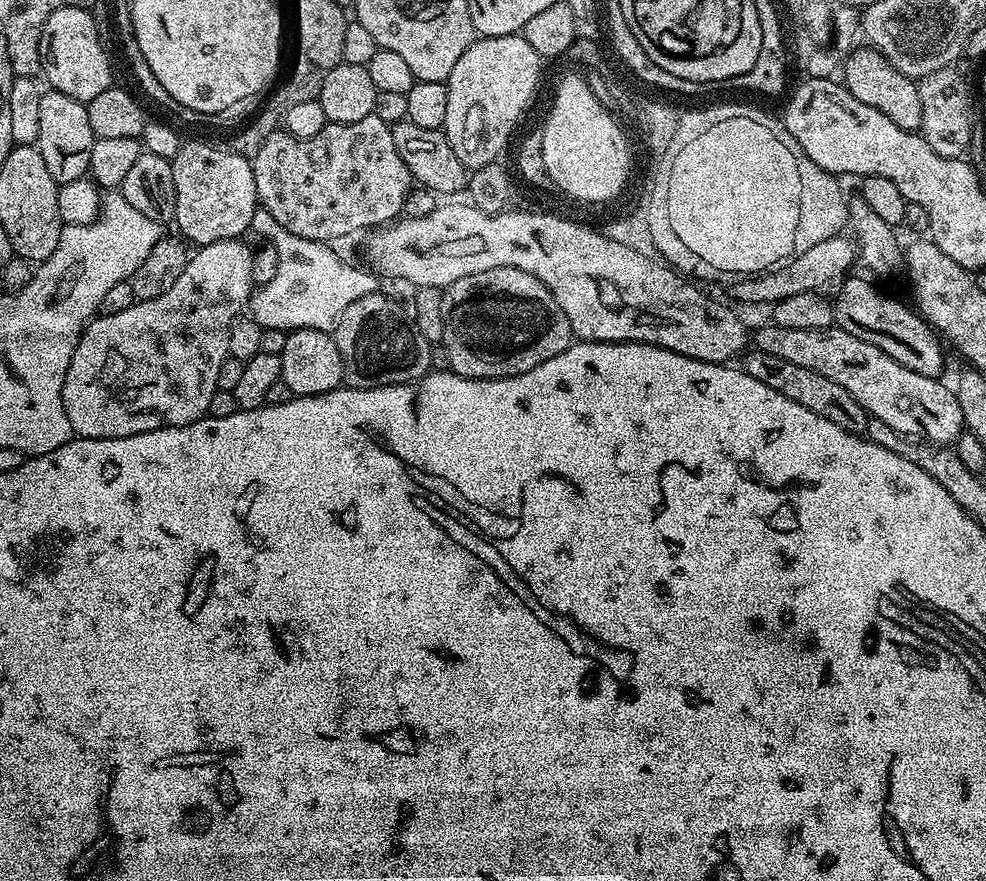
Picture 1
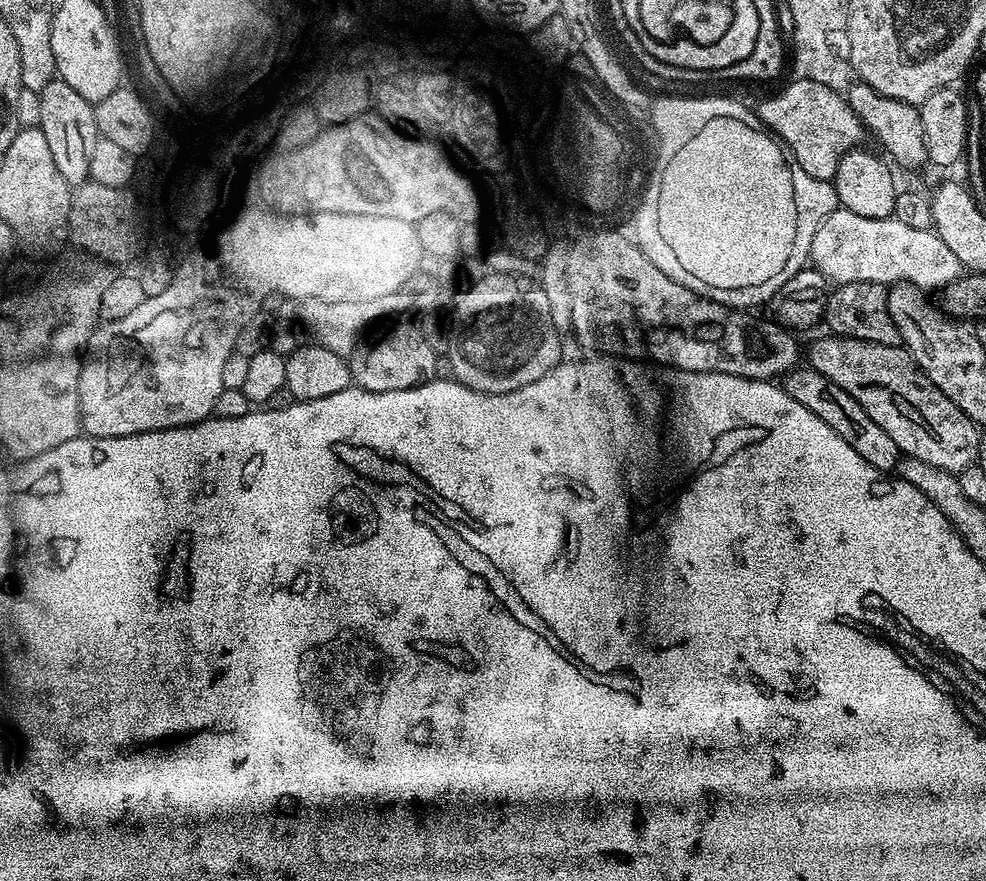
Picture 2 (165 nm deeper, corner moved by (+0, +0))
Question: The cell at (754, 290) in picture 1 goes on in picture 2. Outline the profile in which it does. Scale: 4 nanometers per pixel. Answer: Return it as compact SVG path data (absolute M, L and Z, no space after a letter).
M842 207L825 218L816 235L814 267L836 286L874 282L885 286L913 284L916 288L939 290L962 275L958 254L950 251L950 246L946 246L935 231L914 230L895 218L861 218Z

